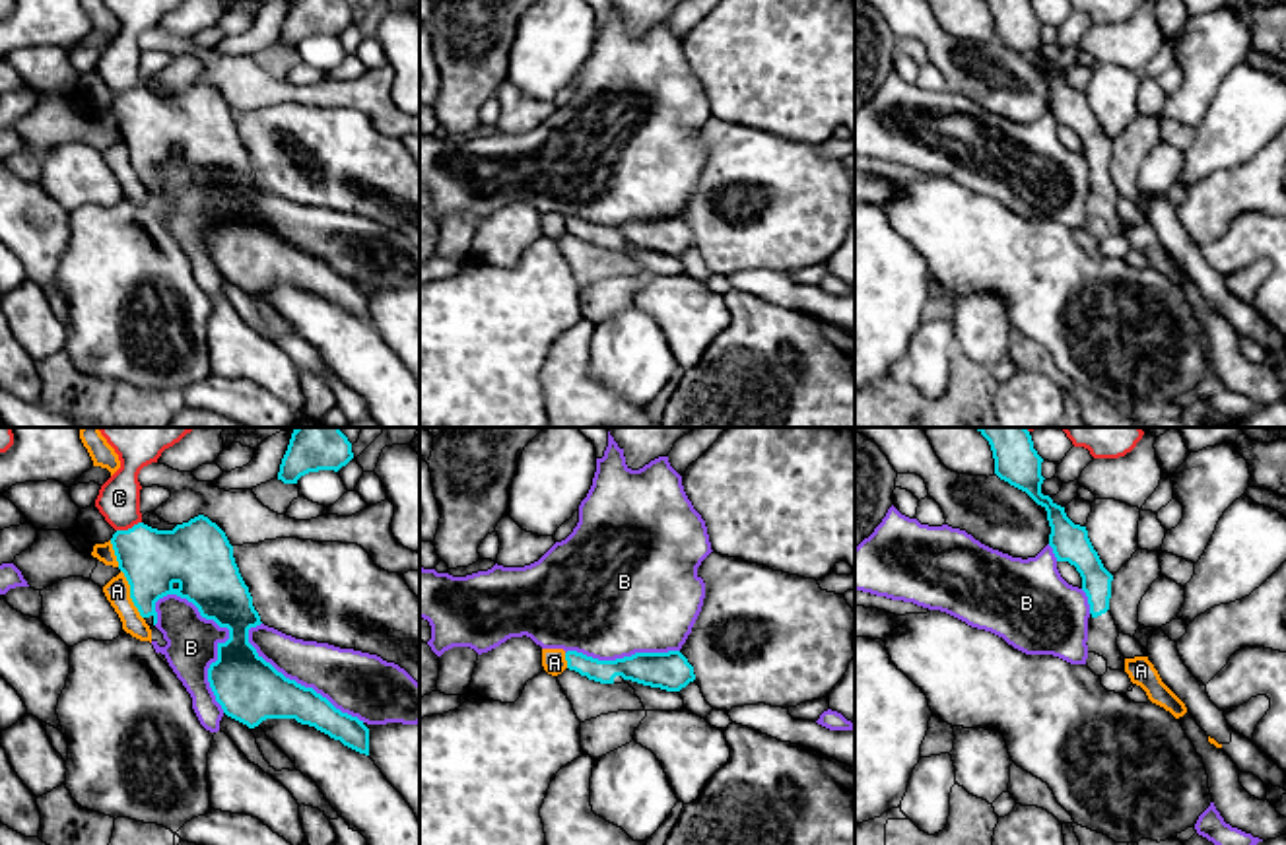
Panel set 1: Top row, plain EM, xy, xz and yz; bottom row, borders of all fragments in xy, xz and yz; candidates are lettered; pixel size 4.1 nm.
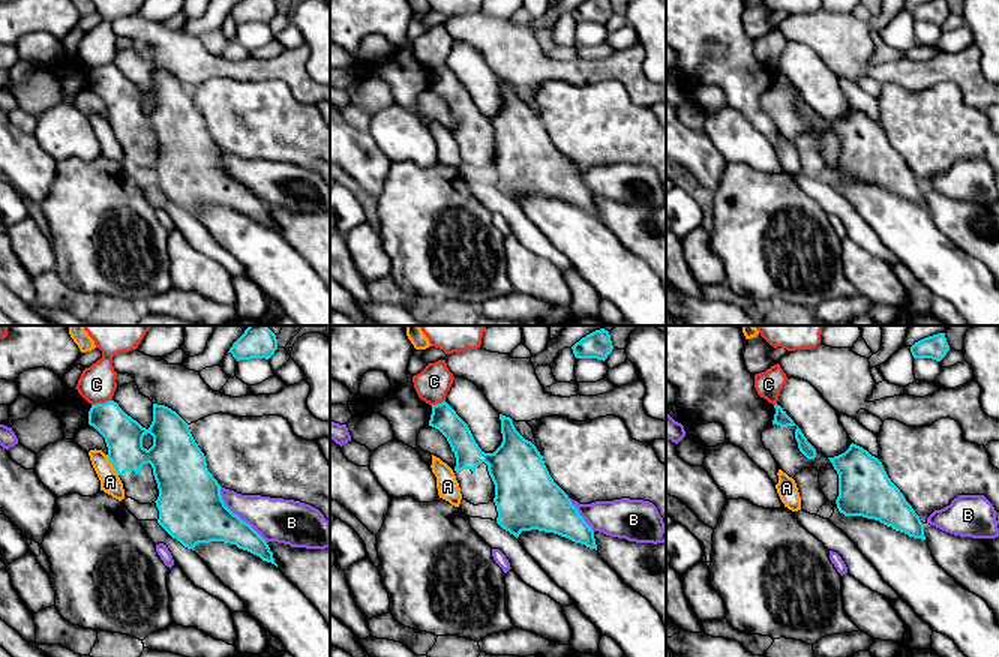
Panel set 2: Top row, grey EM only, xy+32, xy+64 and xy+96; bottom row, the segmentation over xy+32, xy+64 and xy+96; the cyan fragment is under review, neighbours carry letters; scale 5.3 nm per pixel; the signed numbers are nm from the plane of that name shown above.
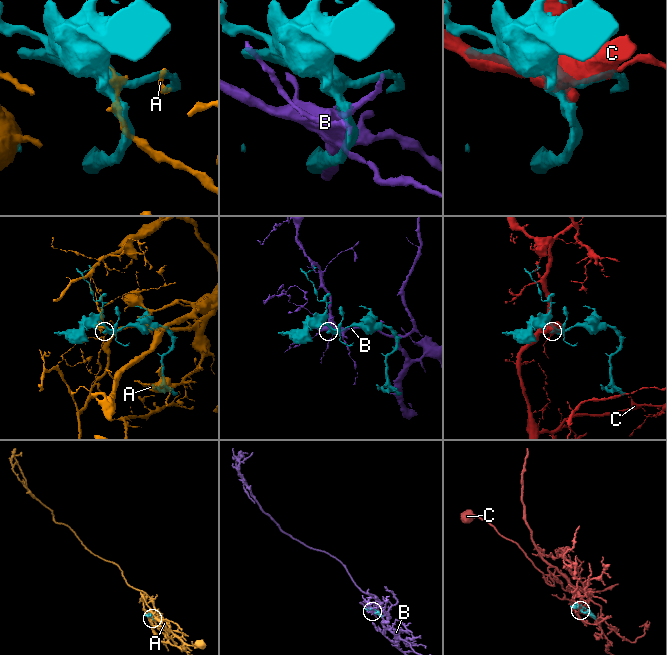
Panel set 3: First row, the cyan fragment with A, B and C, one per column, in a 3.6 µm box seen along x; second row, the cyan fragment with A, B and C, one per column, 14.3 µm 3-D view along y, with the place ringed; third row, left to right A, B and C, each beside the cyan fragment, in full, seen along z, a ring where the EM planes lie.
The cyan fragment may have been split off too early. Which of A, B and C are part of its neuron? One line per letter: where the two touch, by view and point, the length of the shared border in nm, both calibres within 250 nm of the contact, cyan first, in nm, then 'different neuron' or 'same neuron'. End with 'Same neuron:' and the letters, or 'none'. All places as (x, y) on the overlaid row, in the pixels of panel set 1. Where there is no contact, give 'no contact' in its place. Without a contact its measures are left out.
A: xy (131, 595) | 220 nm | 260/110 nm | different neuron
B: xy (230, 638) | 550 nm | 280/220 nm | different neuron
C: xy (129, 529) | 110 nm | 260/180 nm | different neuron
Same neuron: none

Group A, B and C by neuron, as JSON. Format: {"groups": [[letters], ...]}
{"groups": [["A"], ["B"], ["C"]]}

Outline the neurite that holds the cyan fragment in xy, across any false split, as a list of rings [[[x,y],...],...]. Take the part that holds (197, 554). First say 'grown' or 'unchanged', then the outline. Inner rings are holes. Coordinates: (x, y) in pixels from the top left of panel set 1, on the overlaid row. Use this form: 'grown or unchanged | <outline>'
grown | [[[204,515],[173,530],[138,523],[117,530],[111,544],[130,585],[130,598],[159,647],[167,641],[155,627],[155,602],[167,594],[186,598],[202,618],[229,629],[229,639],[218,643],[218,660],[208,668],[210,688],[227,717],[249,728],[266,719],[295,719],[369,756],[363,721],[342,713],[313,688],[286,678],[249,643],[249,629],[262,622],[233,546],[216,523]]]

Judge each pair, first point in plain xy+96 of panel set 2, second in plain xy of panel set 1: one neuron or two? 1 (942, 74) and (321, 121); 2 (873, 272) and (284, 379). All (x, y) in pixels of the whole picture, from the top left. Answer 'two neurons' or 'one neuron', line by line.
1: two neurons
2: one neuron

